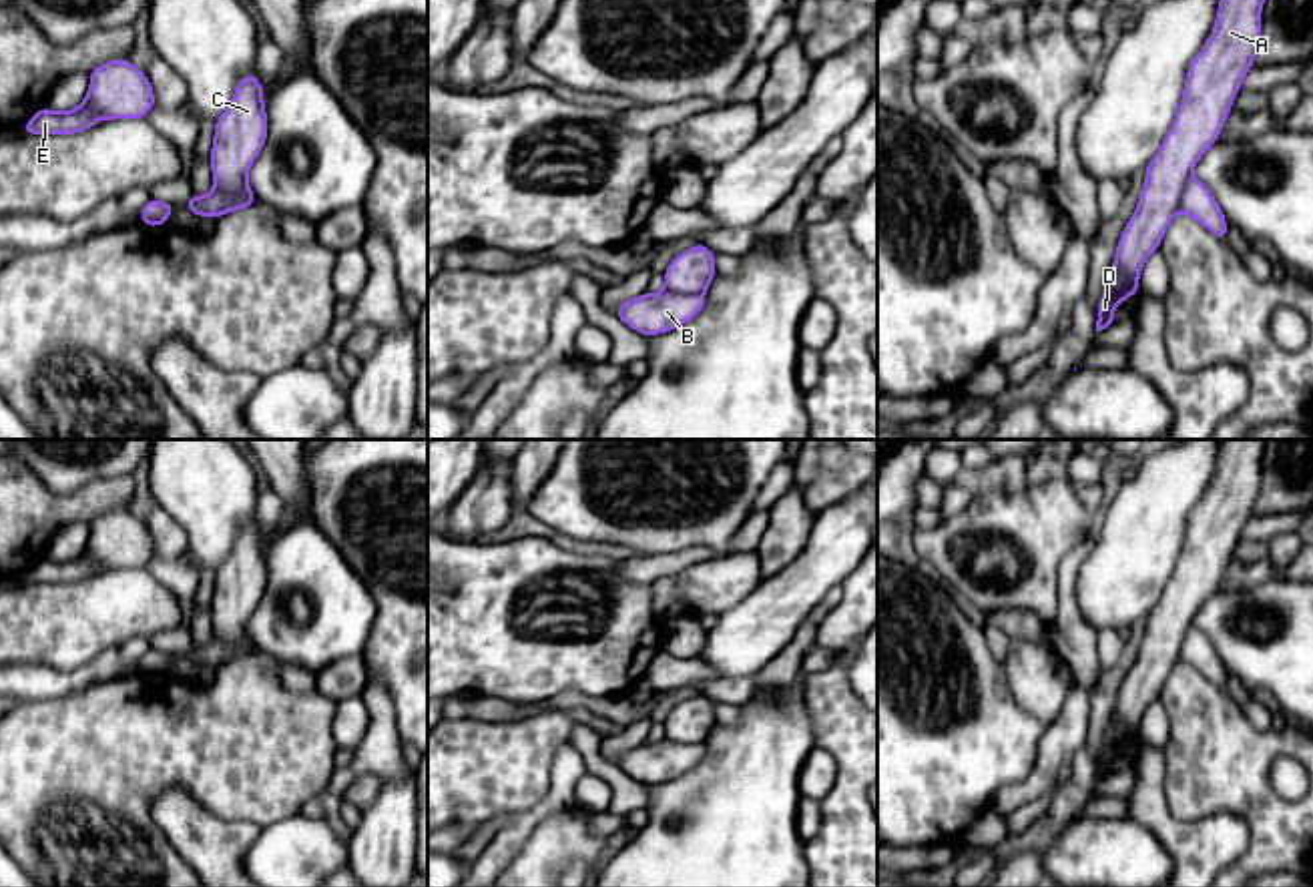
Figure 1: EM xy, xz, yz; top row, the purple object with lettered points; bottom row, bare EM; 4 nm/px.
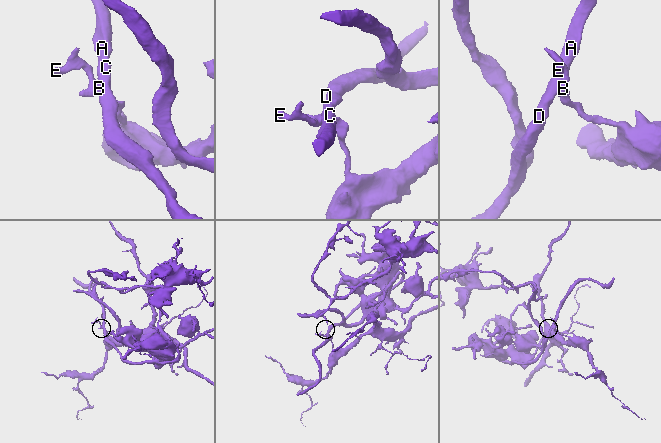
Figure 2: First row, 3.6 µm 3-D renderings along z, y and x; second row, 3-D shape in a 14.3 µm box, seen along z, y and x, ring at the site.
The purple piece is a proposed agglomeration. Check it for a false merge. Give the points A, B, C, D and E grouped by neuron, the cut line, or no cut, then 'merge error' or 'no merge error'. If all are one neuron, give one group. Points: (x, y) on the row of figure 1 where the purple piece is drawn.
groups A C D / B E; cut xz (665, 287), (671, 291), (703, 293); merge error

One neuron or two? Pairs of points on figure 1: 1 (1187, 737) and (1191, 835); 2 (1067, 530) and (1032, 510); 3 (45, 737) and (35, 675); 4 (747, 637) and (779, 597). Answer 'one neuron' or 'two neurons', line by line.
1: two neurons
2: one neuron
3: two neurons
4: one neuron

